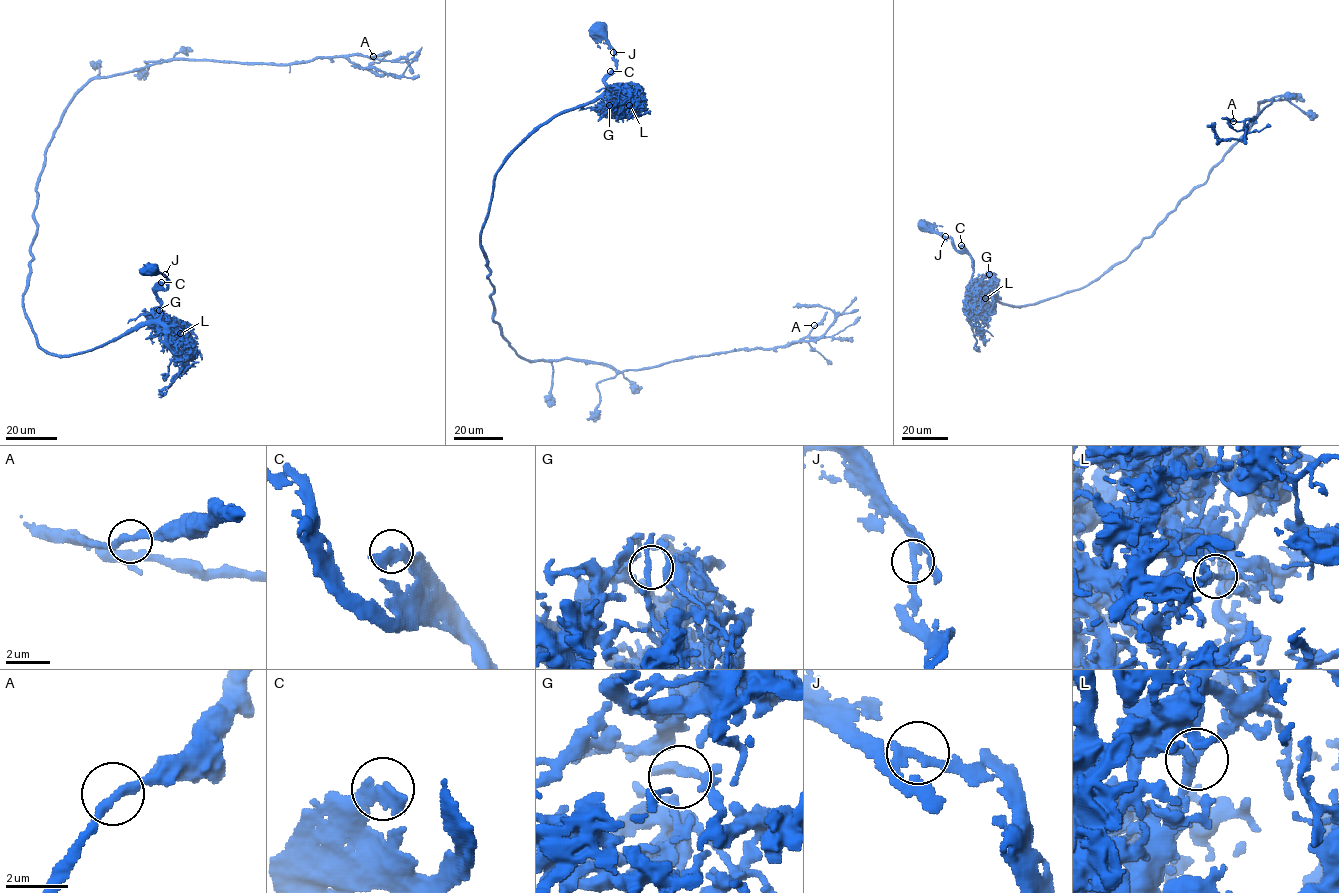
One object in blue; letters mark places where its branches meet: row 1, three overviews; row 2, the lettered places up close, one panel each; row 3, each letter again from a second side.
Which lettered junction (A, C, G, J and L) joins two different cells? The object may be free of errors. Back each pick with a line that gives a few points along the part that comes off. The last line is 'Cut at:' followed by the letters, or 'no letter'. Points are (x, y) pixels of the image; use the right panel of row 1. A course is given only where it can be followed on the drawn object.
Cut at: no letter

